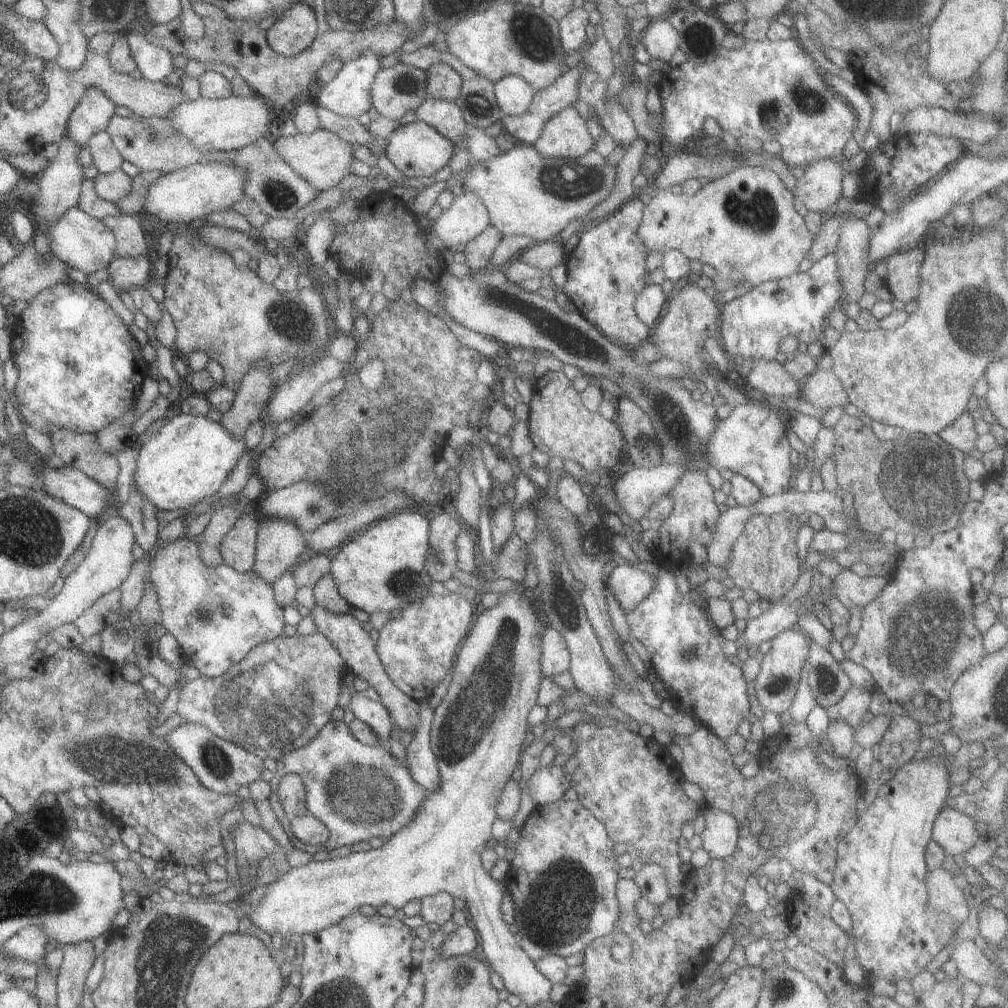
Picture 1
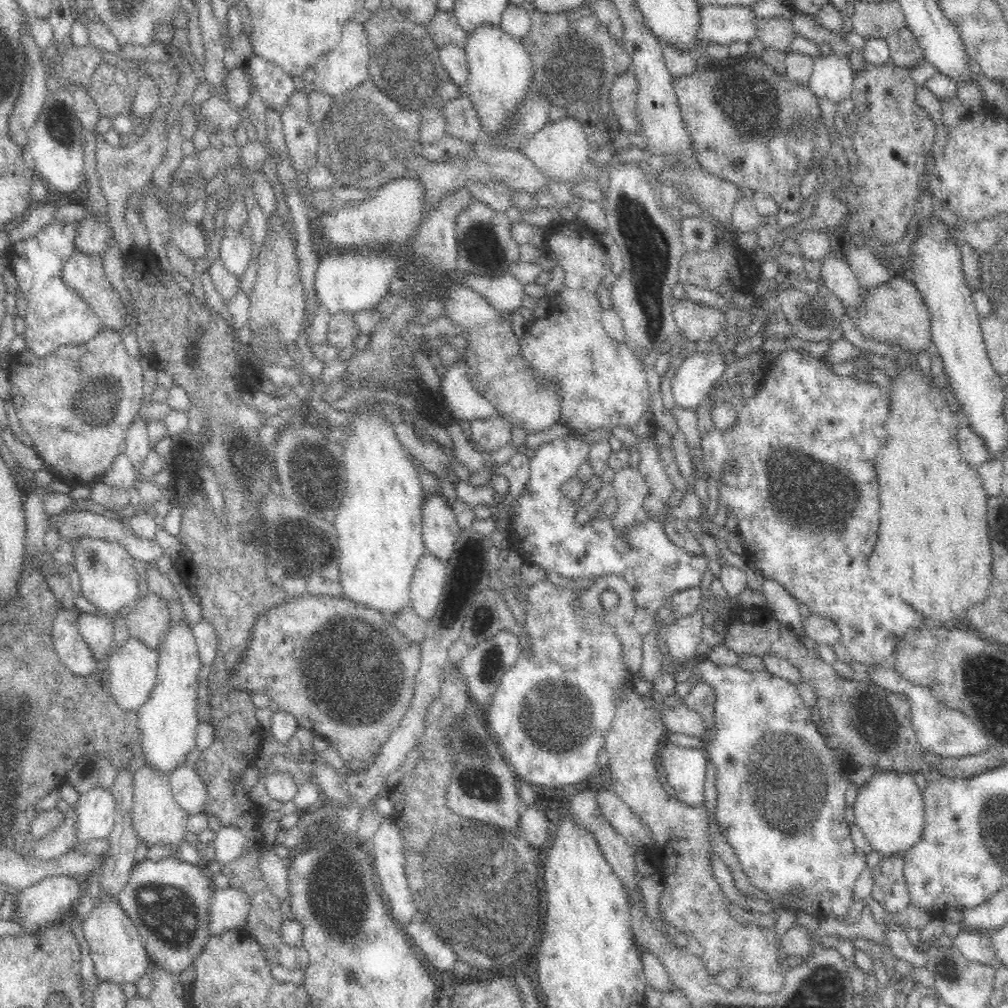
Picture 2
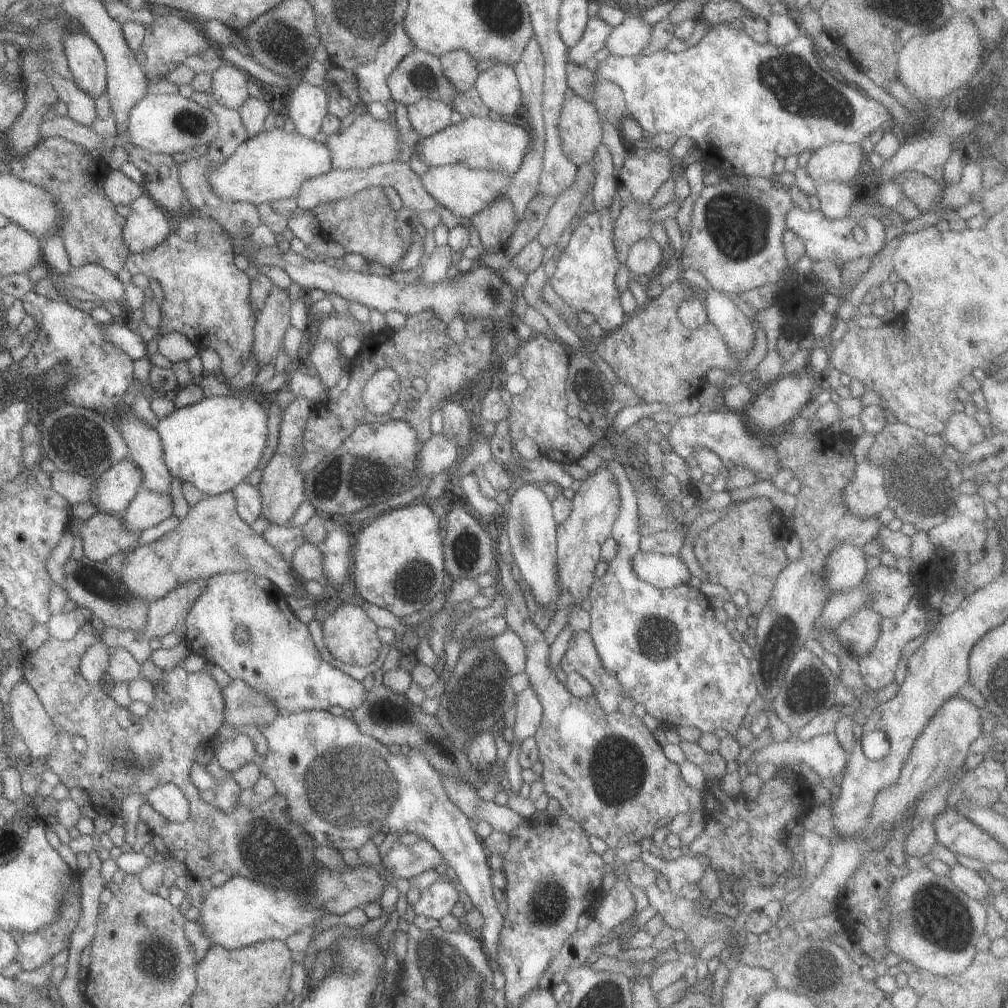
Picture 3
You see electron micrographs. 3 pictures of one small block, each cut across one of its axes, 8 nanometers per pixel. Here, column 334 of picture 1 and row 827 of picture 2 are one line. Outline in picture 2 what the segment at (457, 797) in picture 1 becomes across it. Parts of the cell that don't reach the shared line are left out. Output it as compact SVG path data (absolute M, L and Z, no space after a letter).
M900 771L877 772L859 786L853 803L854 827L863 832L881 857L903 852L920 840L923 826L922 793L914 781L914 775Z

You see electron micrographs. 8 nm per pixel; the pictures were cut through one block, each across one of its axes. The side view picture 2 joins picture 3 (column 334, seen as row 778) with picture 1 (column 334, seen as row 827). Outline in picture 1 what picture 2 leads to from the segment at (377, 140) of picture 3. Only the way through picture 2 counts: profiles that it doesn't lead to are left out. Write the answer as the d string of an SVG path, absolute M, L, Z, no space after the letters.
M317 128L307 135L296 132L293 136L278 137L272 146L293 172L318 192L337 185L341 178L349 174L349 166L354 160L351 158L351 145L325 129Z

